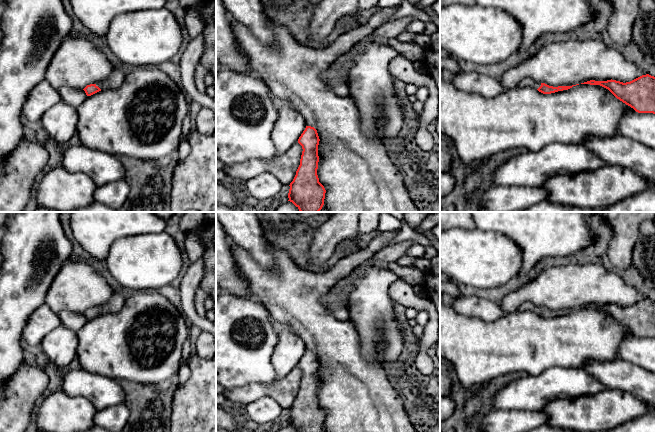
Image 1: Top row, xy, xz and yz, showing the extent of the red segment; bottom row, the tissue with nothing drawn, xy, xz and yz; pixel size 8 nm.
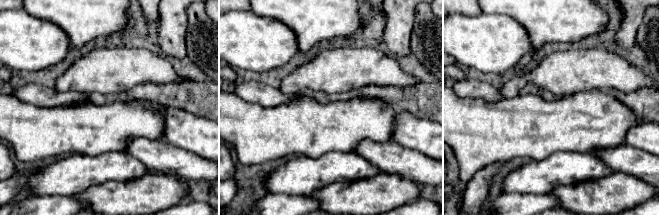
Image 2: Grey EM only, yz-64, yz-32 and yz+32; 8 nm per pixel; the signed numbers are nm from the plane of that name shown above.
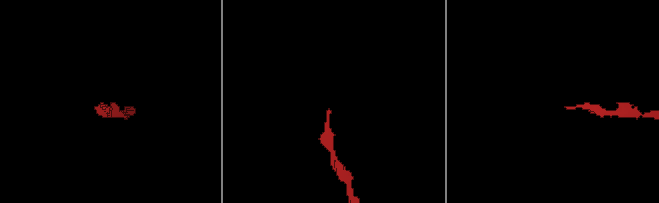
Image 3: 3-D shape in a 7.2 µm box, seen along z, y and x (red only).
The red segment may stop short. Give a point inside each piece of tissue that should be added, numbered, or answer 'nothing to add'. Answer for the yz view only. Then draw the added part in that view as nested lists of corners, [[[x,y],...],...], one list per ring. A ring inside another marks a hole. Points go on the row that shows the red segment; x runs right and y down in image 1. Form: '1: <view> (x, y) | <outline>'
1: yz (527, 82) | [[[525,78],[523,79],[519,84],[518,87],[523,88],[523,87],[531,87],[538,89],[541,86],[540,82],[535,82],[534,80],[530,78]]]

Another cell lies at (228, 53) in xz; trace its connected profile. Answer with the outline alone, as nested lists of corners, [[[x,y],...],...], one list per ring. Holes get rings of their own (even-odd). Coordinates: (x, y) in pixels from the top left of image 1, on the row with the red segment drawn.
[[[216,0],[216,58],[224,66],[224,69],[259,78],[250,70],[248,59],[237,46],[231,17],[221,0]]]

